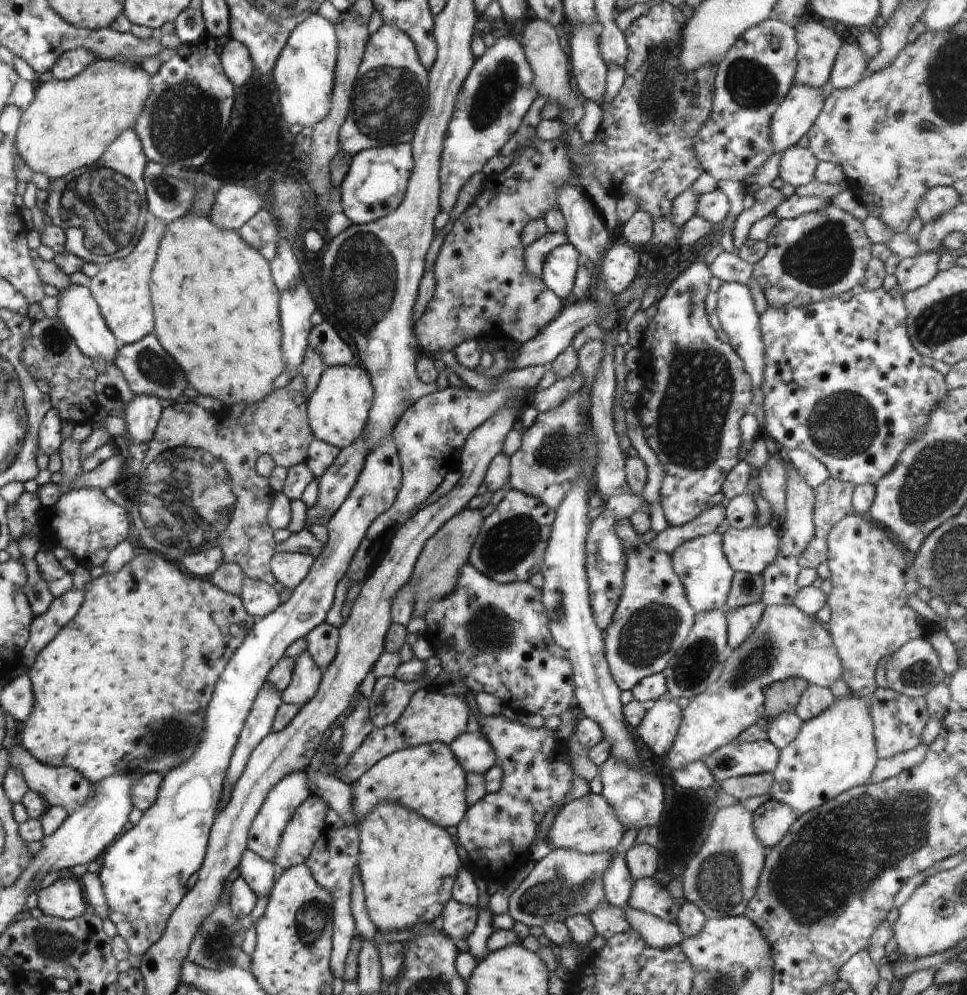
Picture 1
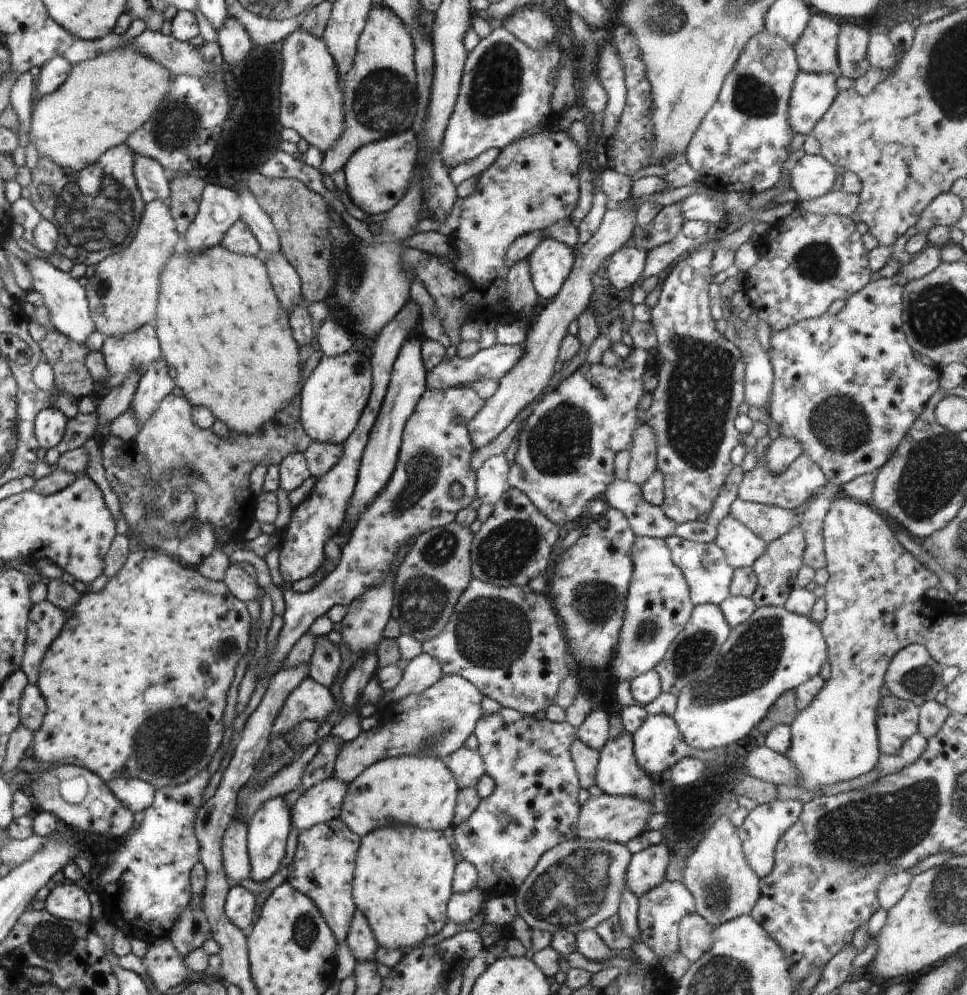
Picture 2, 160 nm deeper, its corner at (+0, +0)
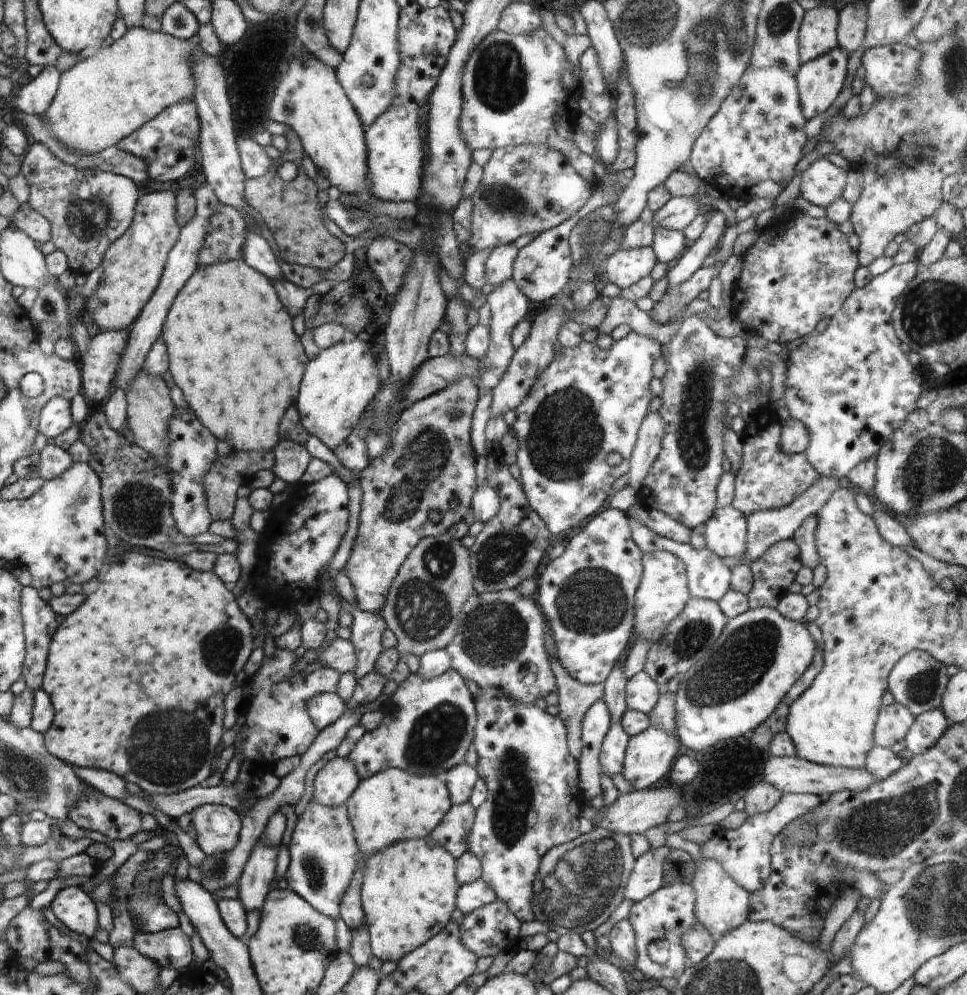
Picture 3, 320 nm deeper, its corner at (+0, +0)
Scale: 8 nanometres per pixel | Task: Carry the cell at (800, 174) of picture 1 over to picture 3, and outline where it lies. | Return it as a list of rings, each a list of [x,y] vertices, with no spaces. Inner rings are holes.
[[[820,158],[802,172],[801,196],[810,204],[828,208],[842,198],[846,183],[846,171],[831,161]]]

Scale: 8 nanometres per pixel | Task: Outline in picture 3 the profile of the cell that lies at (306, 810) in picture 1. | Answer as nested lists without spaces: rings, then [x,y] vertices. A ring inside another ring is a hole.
[[[336,756],[316,774],[312,801],[326,806],[346,804],[360,781],[353,761]]]

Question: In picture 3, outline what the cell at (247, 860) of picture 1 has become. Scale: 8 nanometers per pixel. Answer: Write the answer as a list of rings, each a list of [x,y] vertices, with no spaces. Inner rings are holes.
[[[205,804],[190,813],[191,825],[197,834],[196,842],[205,856],[227,853],[235,845],[240,834],[241,819],[233,808]]]

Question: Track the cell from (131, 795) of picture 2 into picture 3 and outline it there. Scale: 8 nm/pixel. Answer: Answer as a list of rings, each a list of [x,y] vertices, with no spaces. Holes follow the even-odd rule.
[[[73,767],[79,779],[102,795],[121,801],[126,795],[126,782],[117,773],[102,769]]]

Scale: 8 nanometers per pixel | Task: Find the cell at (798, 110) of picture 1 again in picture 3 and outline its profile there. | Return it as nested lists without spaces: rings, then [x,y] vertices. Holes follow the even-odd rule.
[[[840,46],[800,65],[795,79],[806,120],[823,114],[844,88],[849,54]]]

